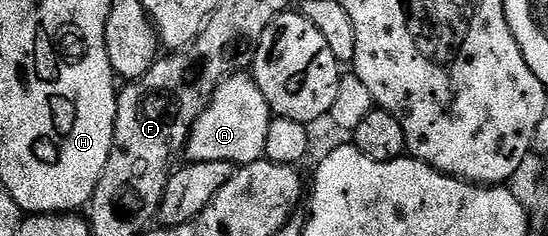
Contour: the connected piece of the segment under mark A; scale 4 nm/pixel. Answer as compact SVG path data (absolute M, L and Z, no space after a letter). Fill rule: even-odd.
M246 72L233 74L218 85L204 112L190 129L185 157L192 162L224 160L234 163L238 168L261 162L268 144L268 128L271 121L272 111L268 100L264 100L264 92L260 92L253 77Z

